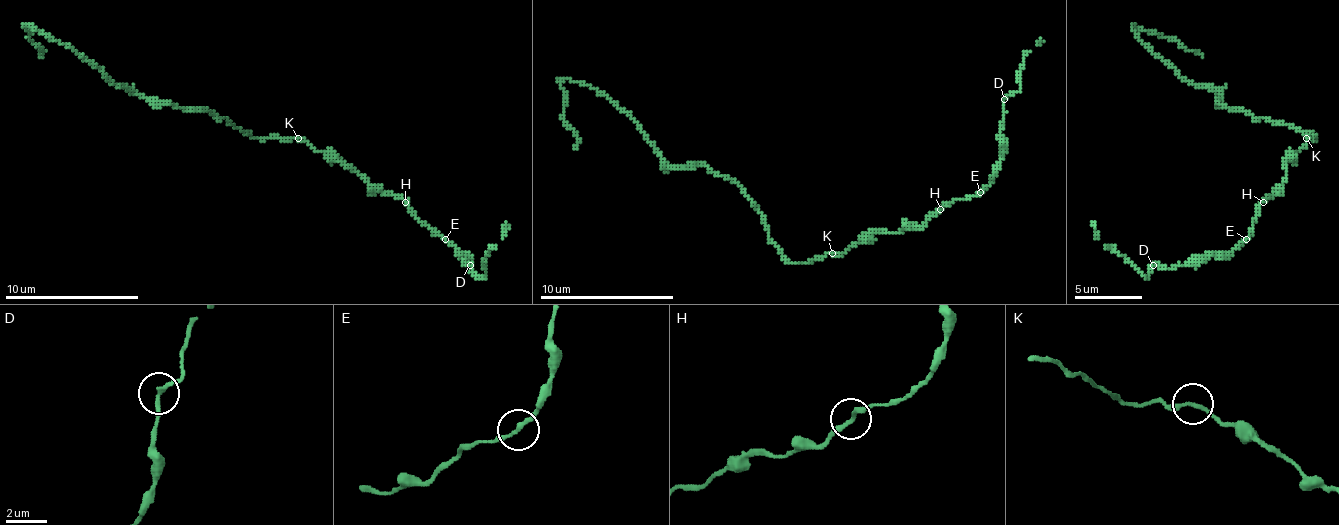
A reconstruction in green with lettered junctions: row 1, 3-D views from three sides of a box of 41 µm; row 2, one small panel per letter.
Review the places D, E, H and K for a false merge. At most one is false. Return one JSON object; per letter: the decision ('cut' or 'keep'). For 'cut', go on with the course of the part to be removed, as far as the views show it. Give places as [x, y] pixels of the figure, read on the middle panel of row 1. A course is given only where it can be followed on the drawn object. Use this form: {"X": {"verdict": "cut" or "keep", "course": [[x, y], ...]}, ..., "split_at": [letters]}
{"D": {"verdict": "keep"}, "E": {"verdict": "keep"}, "H": {"verdict": "keep"}, "K": {"verdict": "keep"}, "split_at": []}

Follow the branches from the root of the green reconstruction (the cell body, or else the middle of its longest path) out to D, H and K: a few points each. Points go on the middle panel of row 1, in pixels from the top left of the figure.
D: (805, 263), (842, 253), (876, 233), (916, 229), (943, 206), (977, 196), (1000, 159), (1003, 98)
H: (805, 263), (822, 260), (829, 253), (842, 253), (852, 243), (862, 243), (876, 233), (916, 229), (940, 209)
K: (805, 263), (822, 260), (832, 253)

